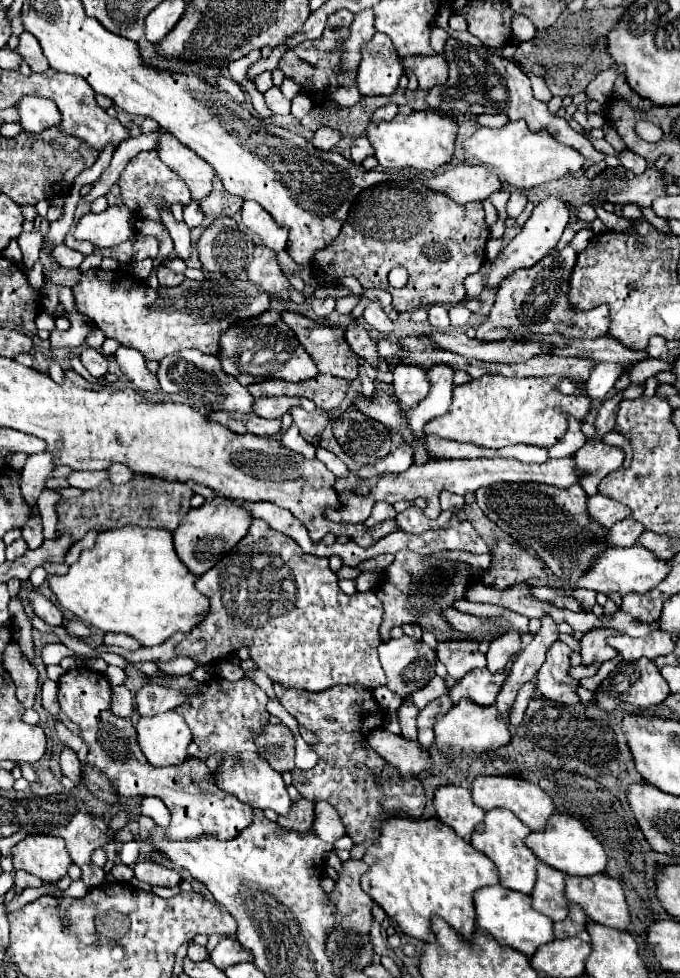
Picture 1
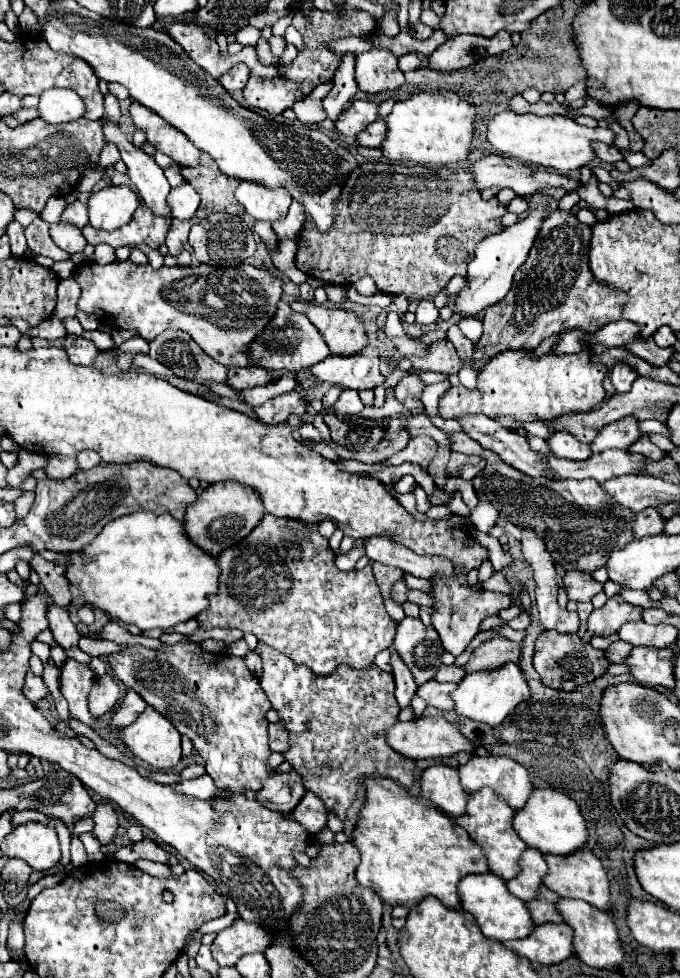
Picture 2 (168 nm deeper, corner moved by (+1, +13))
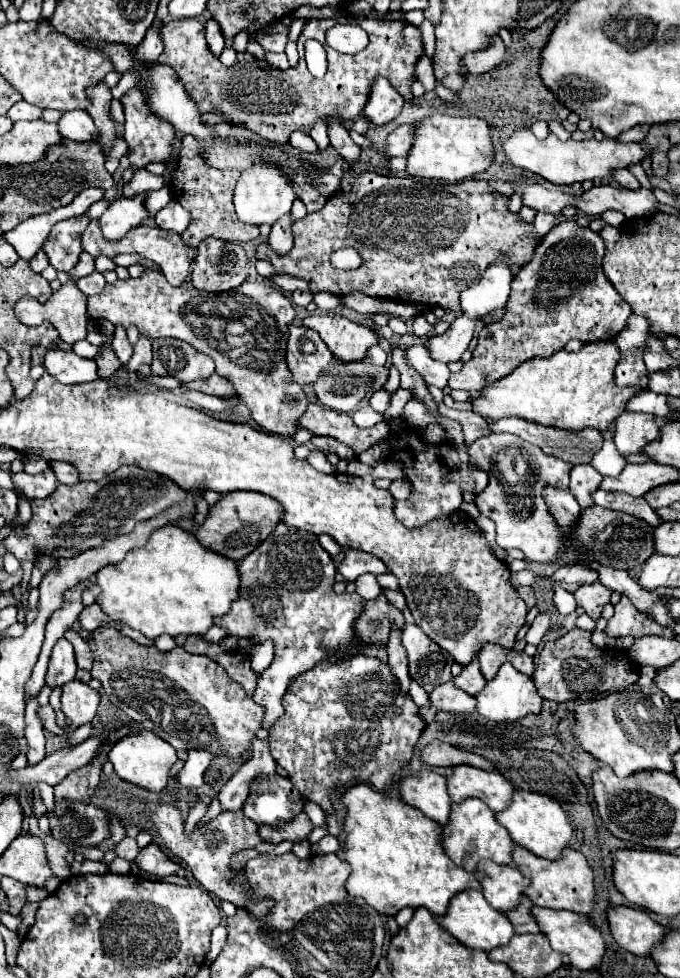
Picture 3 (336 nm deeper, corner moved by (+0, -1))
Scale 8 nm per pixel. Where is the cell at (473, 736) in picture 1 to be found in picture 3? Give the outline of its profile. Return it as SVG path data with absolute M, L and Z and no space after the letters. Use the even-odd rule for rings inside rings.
M502 664L496 678L476 694L478 712L494 722L518 720L526 714L540 714L542 698L530 676L518 672L512 664Z

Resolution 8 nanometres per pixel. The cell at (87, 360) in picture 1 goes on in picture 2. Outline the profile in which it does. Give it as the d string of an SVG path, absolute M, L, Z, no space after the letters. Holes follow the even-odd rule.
M67 336L65 338L65 350L67 350L69 360L73 364L79 364L79 366L91 366L99 354L97 346L93 342L81 338L81 336Z

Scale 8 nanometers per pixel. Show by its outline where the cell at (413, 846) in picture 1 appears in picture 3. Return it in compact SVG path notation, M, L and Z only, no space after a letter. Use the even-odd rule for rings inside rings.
M356 784L348 788L342 794L342 802L346 806L346 818L344 828L338 836L340 850L336 852L336 856L352 866L352 874L346 880L346 892L352 898L362 898L376 912L386 916L396 916L406 906L410 908L424 906L432 914L440 916L446 912L448 902L454 894L470 888L480 888L480 882L476 880L474 874L462 870L460 866L450 862L450 858L446 858L442 842L438 838L442 826L424 816L418 808L412 808L410 804L402 802L396 796L386 796L368 784Z

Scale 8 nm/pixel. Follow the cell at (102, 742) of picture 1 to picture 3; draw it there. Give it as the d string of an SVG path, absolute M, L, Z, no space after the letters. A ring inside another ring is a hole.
M74 680L62 688L62 712L72 720L72 726L90 723L96 715L100 694L86 682ZM90 704L90 708L86 708Z

